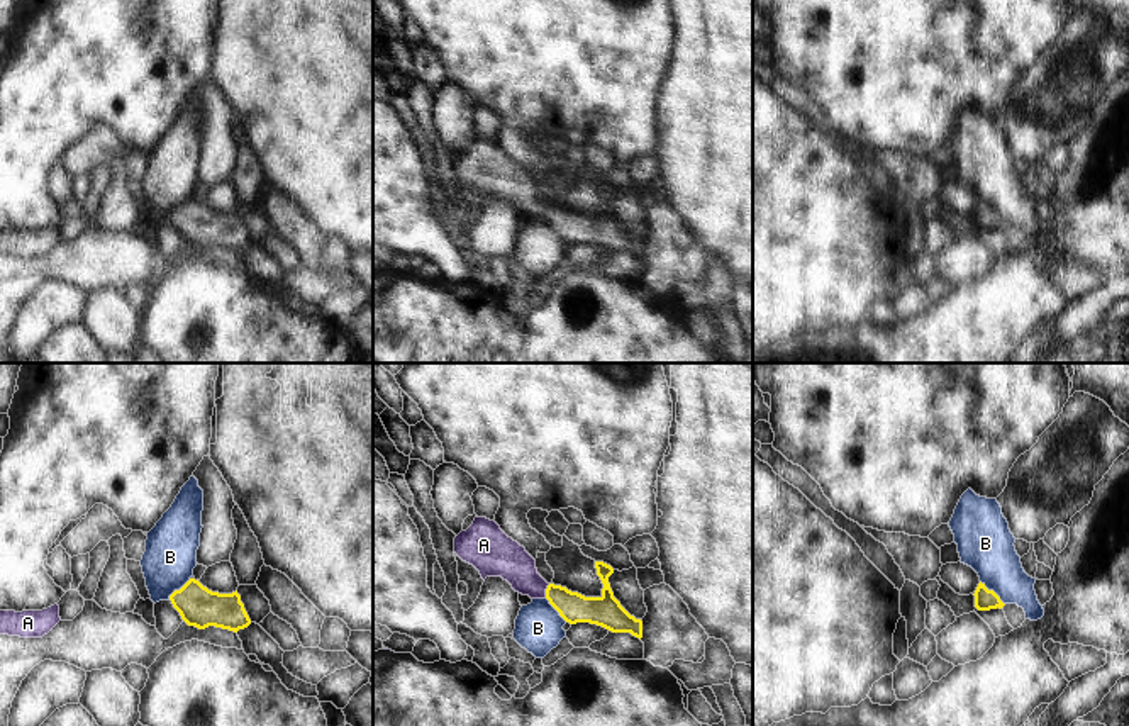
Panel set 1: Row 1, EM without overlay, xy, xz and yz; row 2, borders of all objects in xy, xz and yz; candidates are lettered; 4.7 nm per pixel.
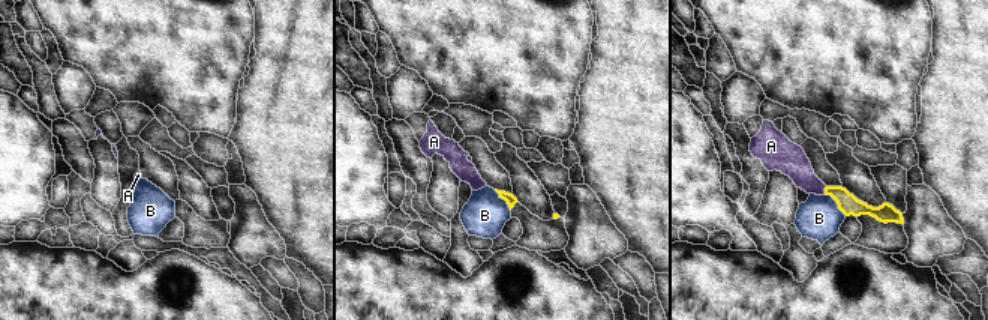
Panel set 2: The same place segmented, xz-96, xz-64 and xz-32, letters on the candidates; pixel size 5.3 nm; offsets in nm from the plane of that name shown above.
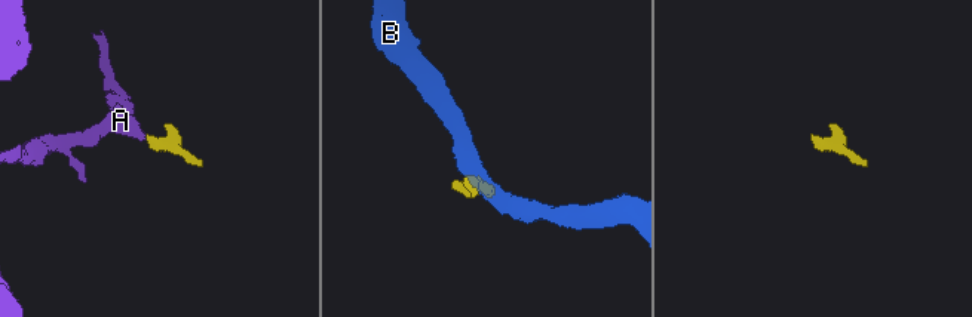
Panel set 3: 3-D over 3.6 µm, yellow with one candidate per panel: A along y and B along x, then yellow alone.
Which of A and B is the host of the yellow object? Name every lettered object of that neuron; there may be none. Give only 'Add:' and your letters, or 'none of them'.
Add: A

